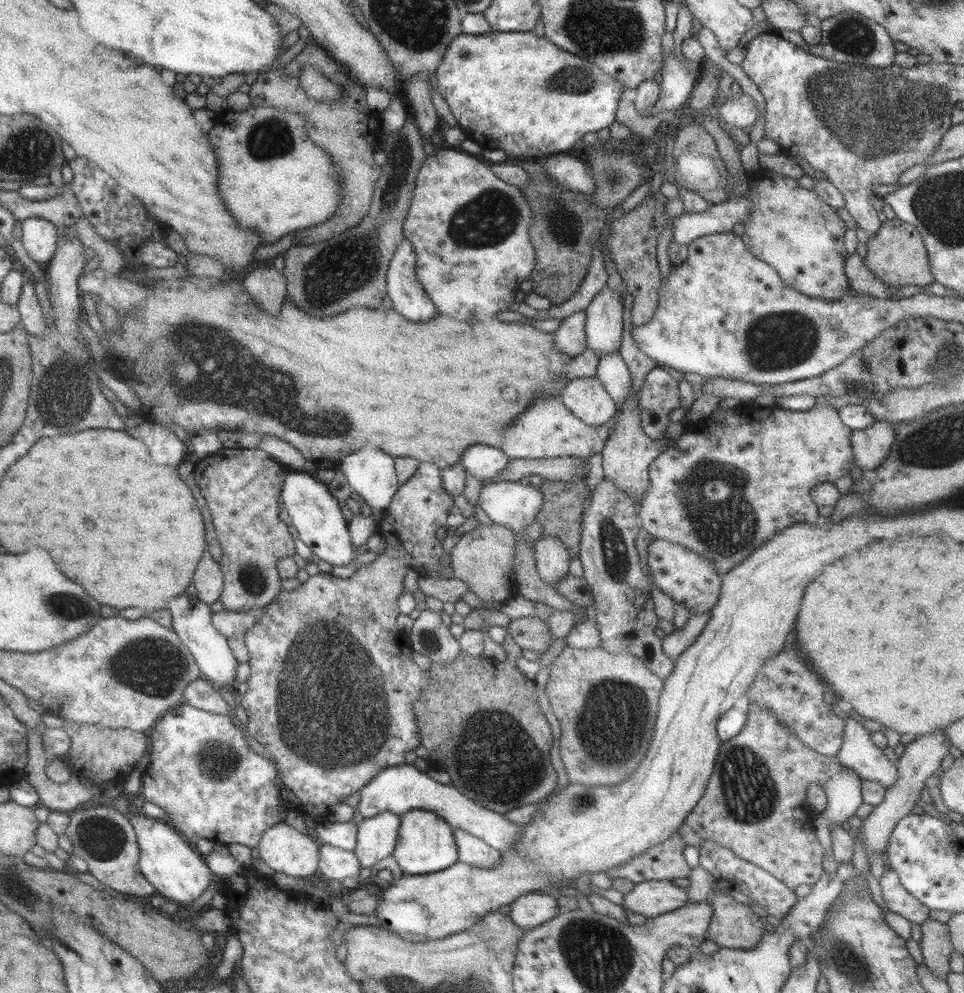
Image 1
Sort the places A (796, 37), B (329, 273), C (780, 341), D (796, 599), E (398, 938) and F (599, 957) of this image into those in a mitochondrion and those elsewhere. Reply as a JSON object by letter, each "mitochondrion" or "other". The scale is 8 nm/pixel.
{"A":"other","B":"mitochondrion","C":"mitochondrion","D":"other","E":"other","F":"mitochondrion"}

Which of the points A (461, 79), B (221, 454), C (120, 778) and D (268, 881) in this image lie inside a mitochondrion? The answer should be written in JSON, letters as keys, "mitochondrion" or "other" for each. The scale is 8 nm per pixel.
{"A":"other","B":"other","C":"other","D":"other"}

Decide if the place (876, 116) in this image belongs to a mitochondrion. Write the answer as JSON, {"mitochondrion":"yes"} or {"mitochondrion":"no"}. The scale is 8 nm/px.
{"mitochondrion":"yes"}

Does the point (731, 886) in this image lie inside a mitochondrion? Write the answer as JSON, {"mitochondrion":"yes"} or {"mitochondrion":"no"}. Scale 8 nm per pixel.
{"mitochondrion":"no"}

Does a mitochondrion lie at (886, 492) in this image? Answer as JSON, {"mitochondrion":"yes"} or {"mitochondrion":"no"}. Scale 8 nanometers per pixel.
{"mitochondrion":"no"}

